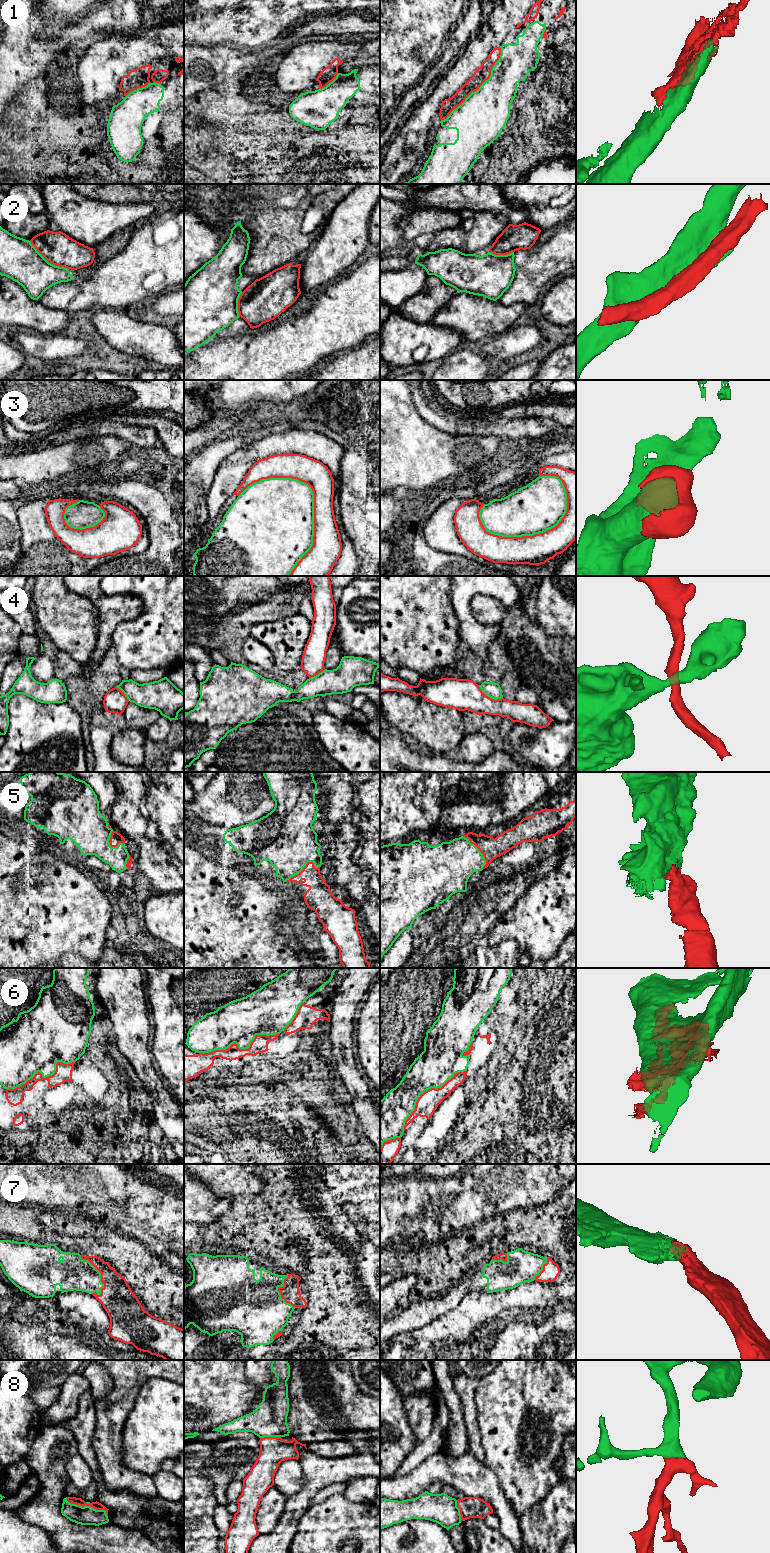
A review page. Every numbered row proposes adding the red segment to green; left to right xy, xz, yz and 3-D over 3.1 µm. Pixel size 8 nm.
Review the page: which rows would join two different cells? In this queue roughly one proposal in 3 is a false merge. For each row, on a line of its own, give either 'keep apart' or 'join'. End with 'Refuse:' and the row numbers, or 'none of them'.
1: join
2: keep apart
3: keep apart
4: keep apart
5: join
6: keep apart
7: join
8: join
Refuse: 2, 3, 4, 6

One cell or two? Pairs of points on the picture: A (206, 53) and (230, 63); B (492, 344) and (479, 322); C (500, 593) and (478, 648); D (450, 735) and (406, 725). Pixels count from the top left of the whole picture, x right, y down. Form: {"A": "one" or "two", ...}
{"A": "one", "B": "two", "C": "one", "D": "one"}

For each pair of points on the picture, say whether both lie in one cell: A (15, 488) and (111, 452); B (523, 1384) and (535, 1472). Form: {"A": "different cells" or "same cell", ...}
{"A": "different cells", "B": "same cell"}

